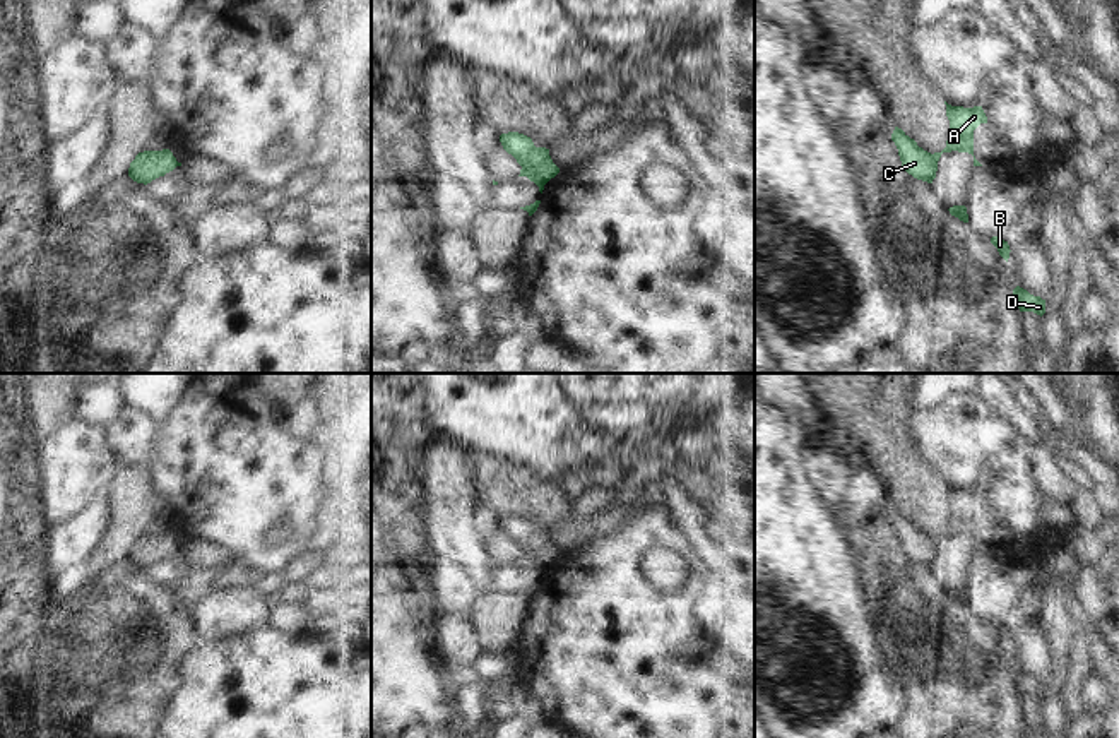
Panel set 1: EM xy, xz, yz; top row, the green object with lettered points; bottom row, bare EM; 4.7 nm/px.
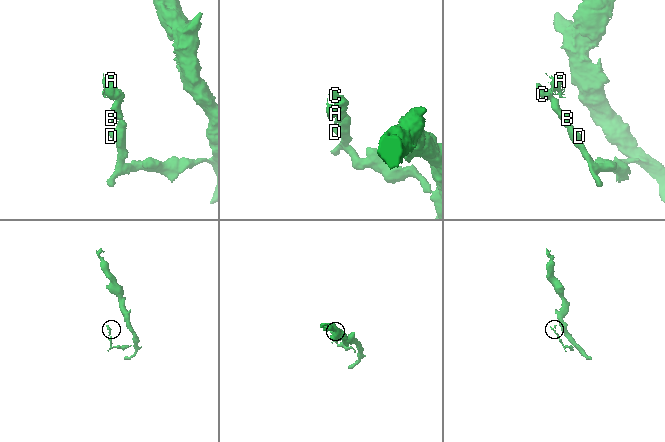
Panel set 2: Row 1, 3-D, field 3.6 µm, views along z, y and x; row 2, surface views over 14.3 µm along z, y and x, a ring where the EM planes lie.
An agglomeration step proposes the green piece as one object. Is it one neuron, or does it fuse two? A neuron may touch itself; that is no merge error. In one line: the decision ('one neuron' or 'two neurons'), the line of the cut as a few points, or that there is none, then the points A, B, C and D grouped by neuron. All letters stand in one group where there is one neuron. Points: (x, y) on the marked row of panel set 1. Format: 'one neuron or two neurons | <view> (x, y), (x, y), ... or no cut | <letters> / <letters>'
two neurons | xz (522, 166), (544, 184) | A / B C D

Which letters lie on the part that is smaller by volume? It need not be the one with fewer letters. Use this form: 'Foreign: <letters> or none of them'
Foreign: A

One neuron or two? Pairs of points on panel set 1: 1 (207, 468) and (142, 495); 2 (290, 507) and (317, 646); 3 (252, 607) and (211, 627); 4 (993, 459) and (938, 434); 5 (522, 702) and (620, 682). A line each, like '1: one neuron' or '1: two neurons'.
1: two neurons
2: two neurons
3: one neuron
4: one neuron
5: two neurons

